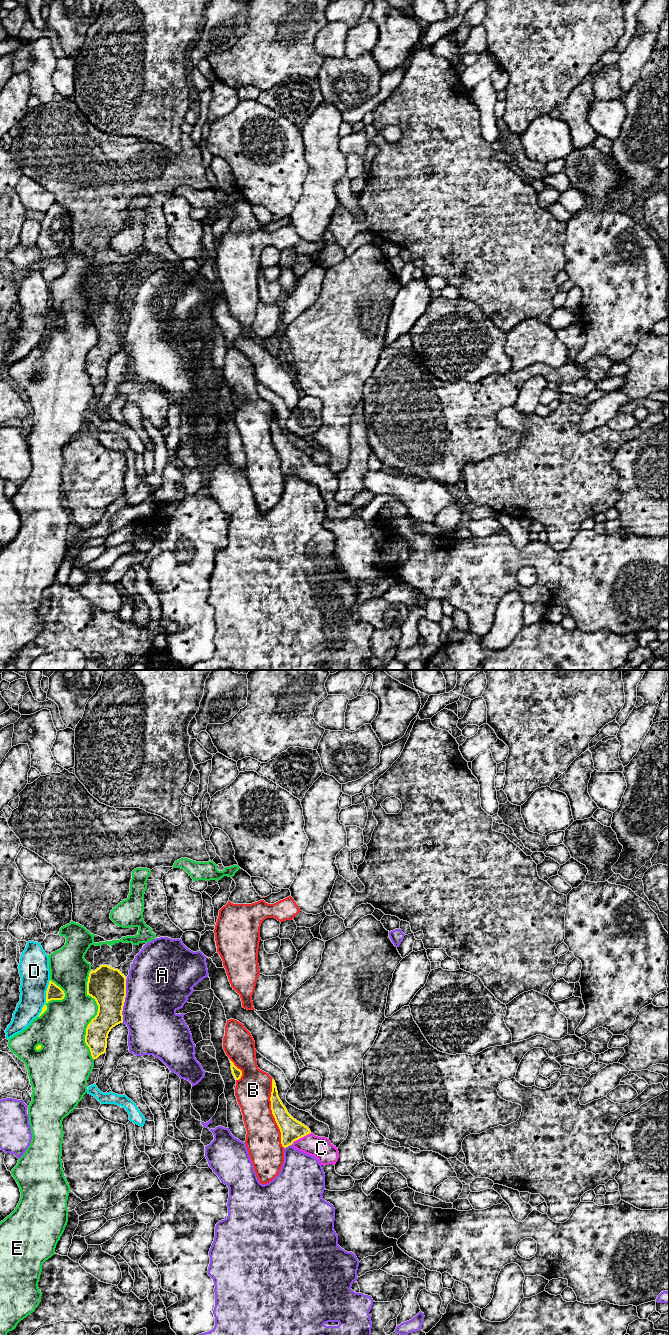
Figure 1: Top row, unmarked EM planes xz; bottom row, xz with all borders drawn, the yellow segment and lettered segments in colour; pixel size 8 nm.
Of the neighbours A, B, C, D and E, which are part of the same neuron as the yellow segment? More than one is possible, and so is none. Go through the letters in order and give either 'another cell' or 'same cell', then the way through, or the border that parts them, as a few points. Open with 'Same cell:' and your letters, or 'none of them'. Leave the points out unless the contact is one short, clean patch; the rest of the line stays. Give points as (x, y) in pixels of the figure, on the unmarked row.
Same cell: C
A: another cell
B: another cell
C: same cell | across xz (291, 458), (301, 465), (306, 470), (321, 476)
D: another cell
E: another cell

